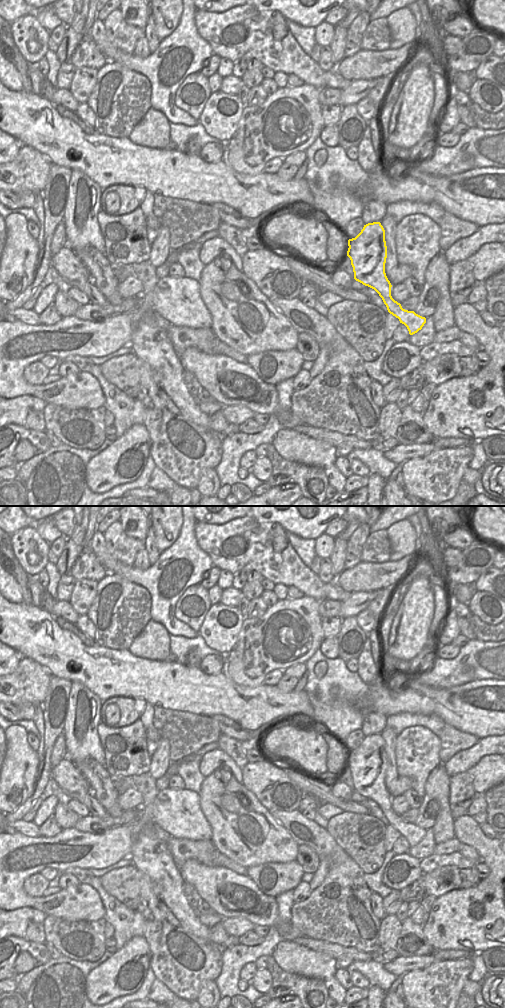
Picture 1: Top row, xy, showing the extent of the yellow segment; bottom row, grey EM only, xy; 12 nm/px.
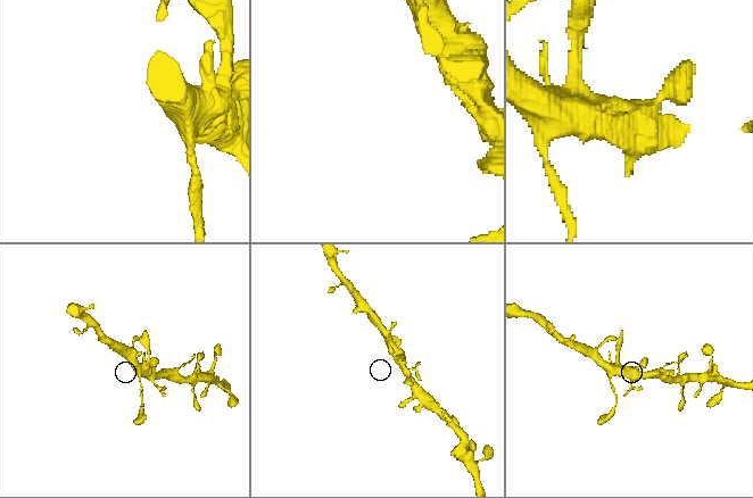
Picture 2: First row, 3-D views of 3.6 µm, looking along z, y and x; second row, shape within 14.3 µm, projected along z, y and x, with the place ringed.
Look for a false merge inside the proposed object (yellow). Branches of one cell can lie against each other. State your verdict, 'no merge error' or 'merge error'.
no merge error

